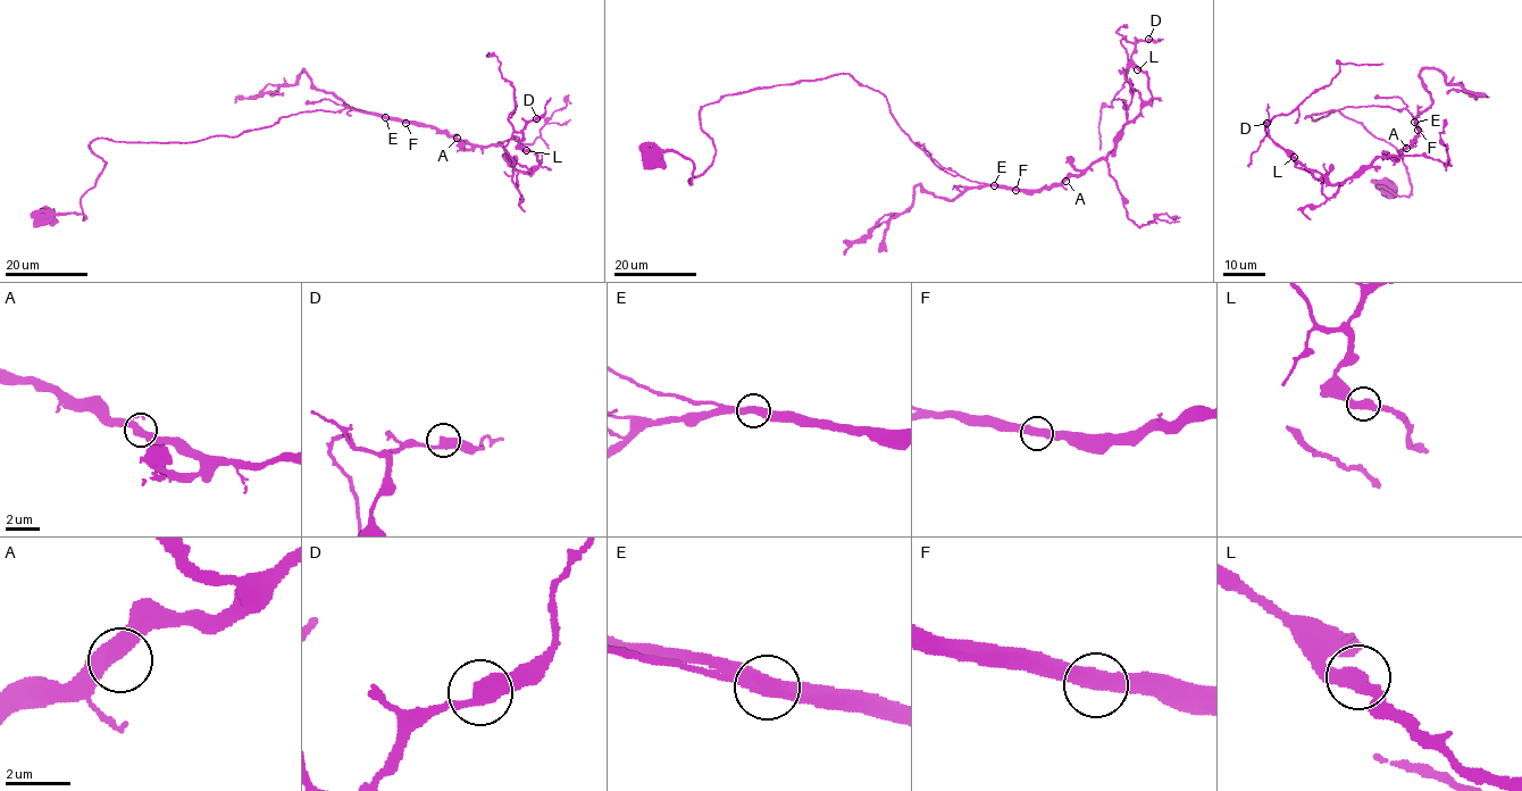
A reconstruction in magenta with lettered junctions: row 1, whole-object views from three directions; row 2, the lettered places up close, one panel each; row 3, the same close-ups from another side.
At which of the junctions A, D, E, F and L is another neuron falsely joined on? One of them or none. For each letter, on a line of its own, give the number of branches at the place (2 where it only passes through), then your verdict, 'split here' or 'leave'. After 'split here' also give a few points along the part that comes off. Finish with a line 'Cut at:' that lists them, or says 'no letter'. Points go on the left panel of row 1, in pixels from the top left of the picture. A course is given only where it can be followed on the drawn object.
A: 2 branches meet; leave
D: 2 branches meet; leave
E: 2 branches meet; leave
F: 2 branches meet; leave
L: 2 branches meet; leave
Cut at: no letter

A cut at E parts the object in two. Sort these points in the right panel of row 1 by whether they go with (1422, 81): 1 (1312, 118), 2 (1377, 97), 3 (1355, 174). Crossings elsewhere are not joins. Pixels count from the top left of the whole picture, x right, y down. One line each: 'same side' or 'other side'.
1: other side
2: other side
3: same side

